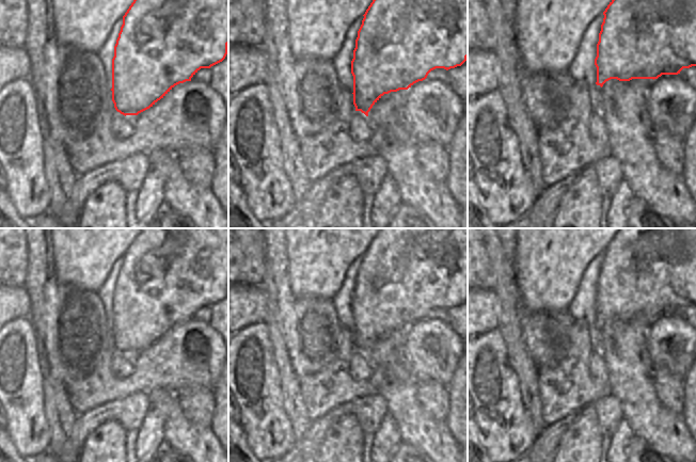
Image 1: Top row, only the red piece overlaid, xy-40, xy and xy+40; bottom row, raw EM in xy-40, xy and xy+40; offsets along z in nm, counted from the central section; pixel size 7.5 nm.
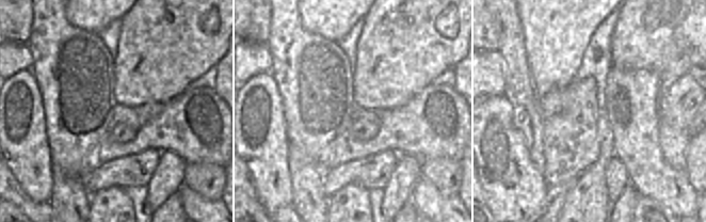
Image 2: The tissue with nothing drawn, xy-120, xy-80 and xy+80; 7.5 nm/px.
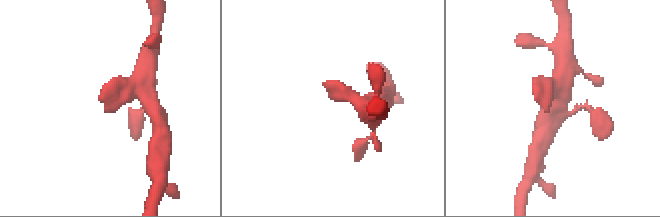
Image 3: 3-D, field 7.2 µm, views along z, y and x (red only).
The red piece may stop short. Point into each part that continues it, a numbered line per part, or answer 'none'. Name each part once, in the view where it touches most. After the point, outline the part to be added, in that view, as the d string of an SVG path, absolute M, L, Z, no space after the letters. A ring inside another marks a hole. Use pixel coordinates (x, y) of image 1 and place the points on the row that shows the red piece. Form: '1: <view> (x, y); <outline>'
none

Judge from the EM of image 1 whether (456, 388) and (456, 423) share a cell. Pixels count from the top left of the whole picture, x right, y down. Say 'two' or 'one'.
one

